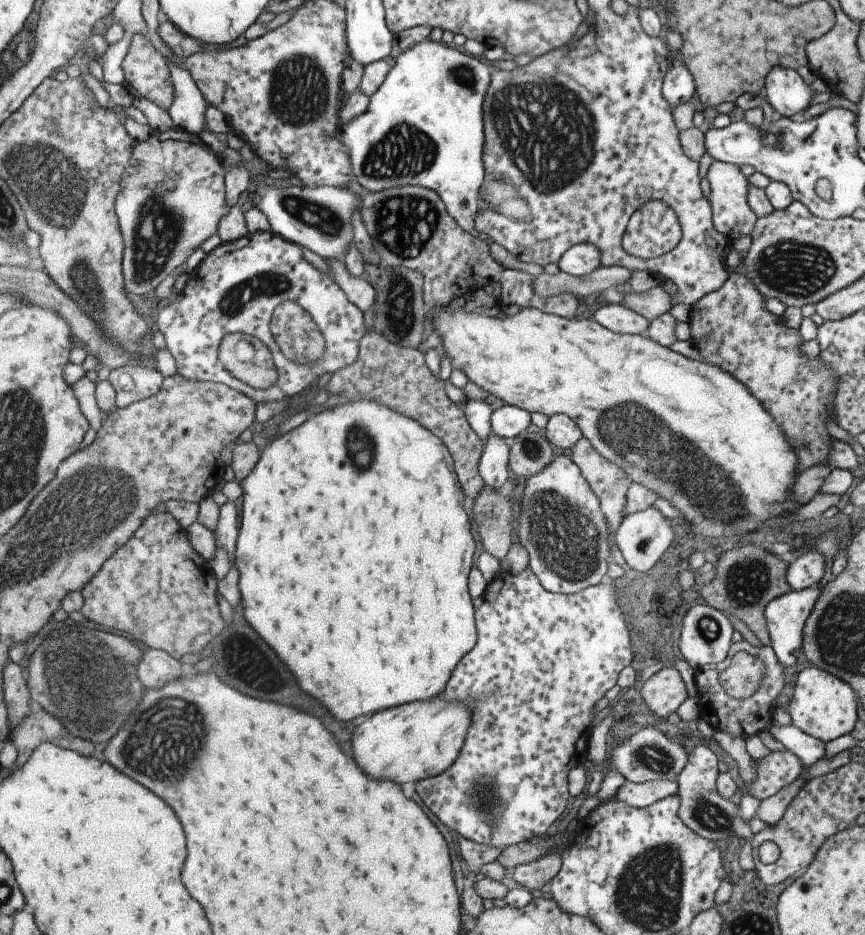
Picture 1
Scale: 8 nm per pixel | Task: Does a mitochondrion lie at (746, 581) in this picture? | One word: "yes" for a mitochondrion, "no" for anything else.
yes

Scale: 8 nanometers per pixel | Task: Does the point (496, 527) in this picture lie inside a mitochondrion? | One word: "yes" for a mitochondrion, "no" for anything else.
yes

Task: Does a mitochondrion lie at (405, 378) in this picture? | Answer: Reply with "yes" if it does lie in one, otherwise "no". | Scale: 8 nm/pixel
no

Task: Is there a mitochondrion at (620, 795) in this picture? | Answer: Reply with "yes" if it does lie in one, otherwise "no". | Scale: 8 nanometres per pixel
no

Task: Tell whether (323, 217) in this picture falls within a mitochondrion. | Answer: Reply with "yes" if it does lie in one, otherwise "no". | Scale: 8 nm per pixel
yes

